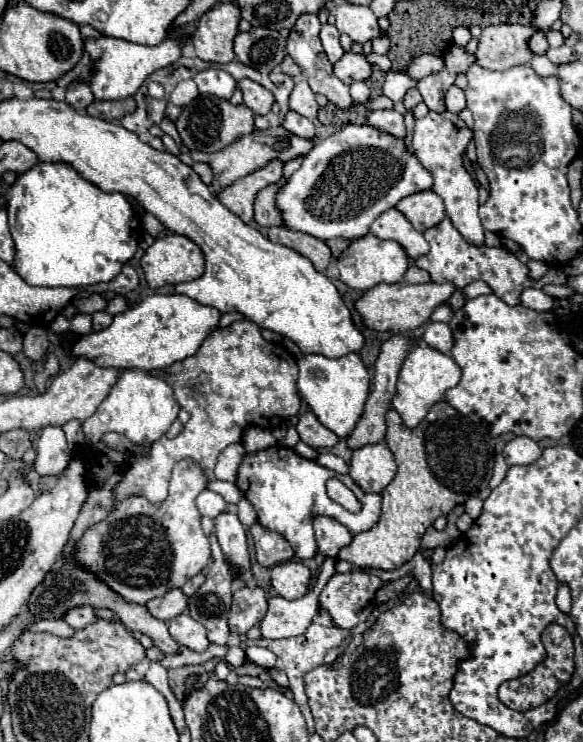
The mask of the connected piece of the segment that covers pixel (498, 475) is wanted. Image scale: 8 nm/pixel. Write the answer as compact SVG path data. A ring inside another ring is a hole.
M497 454L494 469L493 469L493 475L489 482L489 487L491 489L496 488L496 486L498 486L502 482L502 480L505 478L507 474L508 469L509 467L506 464L502 454Z

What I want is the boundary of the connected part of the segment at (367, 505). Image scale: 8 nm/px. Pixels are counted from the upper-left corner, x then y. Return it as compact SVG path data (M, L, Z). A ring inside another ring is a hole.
M272 446L254 454L246 454L240 464L236 484L242 490L242 494L254 504L258 522L264 528L282 534L288 540L288 544L294 548L298 560L314 558L316 554L316 540L314 540L314 530L312 530L314 516L330 516L344 526L348 526L352 534L372 528L372 524L376 524L376 520L380 518L380 494L366 494L356 486L356 482L350 476L336 474L316 464L314 460L300 458L294 450L282 448L282 446ZM328 478L338 478L356 494L356 498L362 504L362 510L358 514L348 512L340 504L328 498L326 494Z

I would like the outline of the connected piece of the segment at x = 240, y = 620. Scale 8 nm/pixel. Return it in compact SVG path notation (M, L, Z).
M240 588L232 596L232 608L228 626L234 634L246 634L252 626L260 624L260 620L266 616L268 610L268 598L262 588Z

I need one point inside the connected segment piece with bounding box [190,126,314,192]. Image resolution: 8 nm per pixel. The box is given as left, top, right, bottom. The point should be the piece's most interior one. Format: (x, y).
(251, 152)

